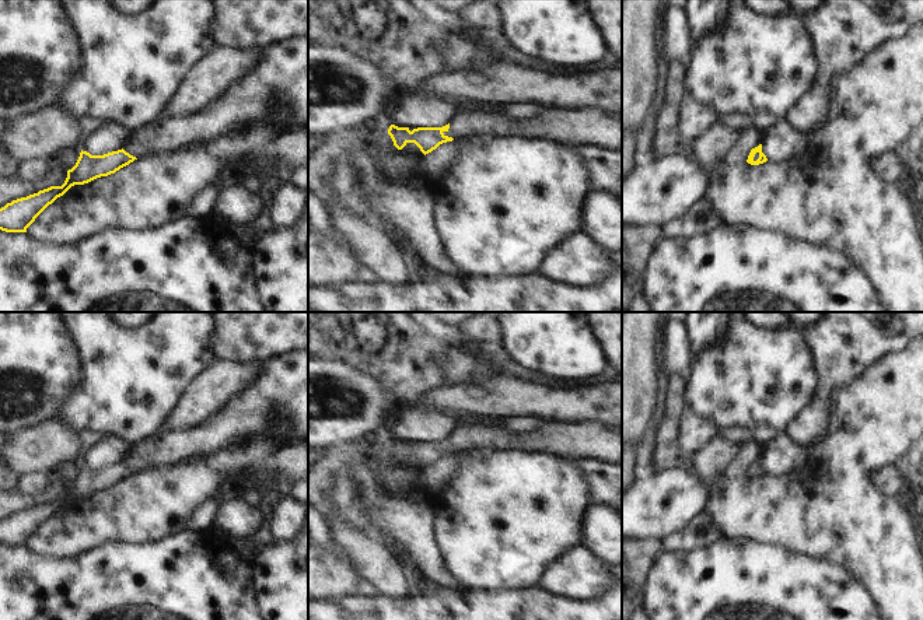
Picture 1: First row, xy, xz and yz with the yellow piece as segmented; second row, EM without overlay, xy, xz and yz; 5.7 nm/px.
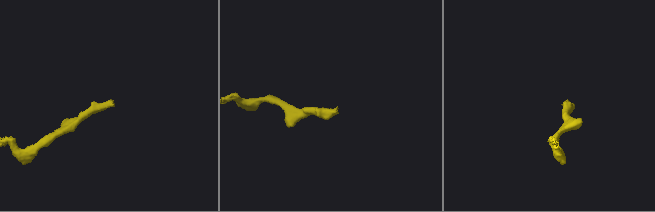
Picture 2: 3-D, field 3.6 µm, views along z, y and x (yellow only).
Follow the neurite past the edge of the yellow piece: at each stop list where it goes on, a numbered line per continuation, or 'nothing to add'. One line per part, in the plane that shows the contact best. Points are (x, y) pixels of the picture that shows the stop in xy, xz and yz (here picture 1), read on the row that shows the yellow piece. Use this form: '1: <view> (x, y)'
1: xz (590, 126)

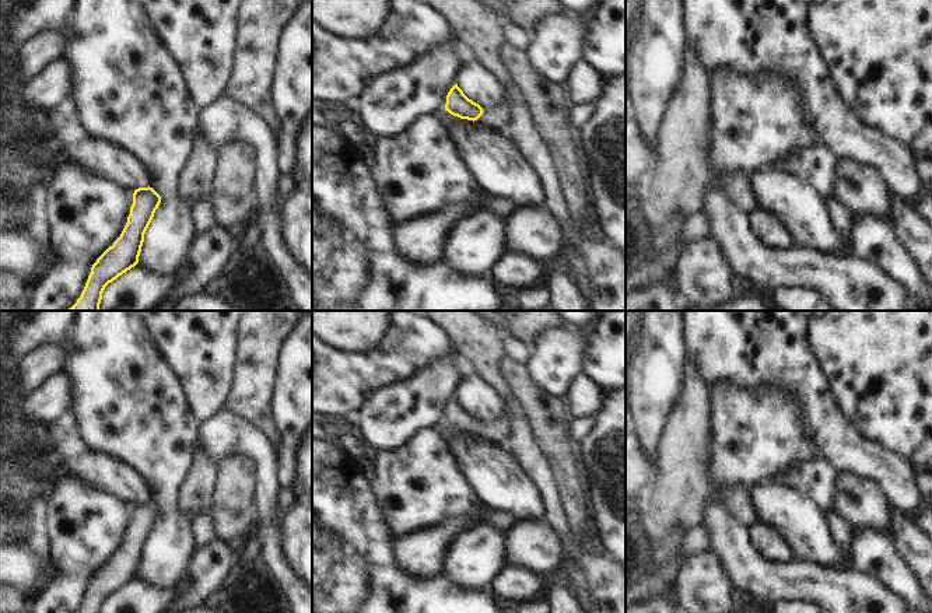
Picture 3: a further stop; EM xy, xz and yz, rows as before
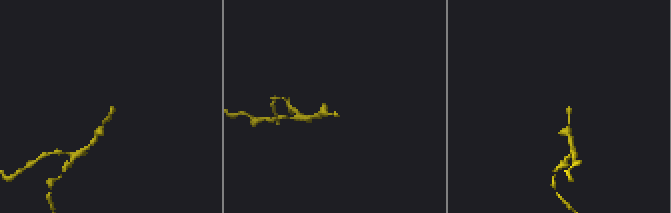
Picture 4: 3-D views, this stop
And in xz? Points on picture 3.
1: xz (498, 118)

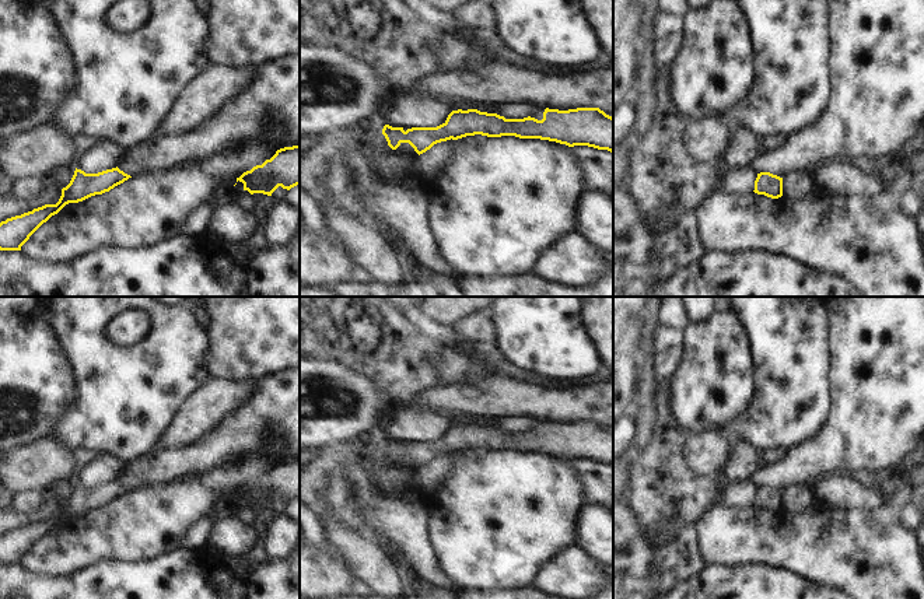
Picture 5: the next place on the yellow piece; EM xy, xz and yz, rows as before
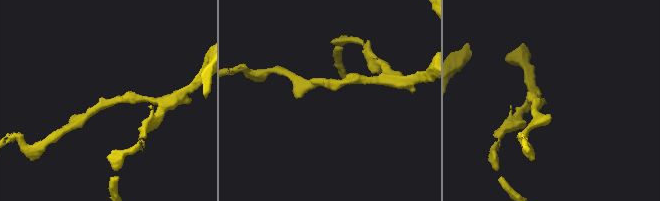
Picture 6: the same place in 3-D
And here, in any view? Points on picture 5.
nothing to add

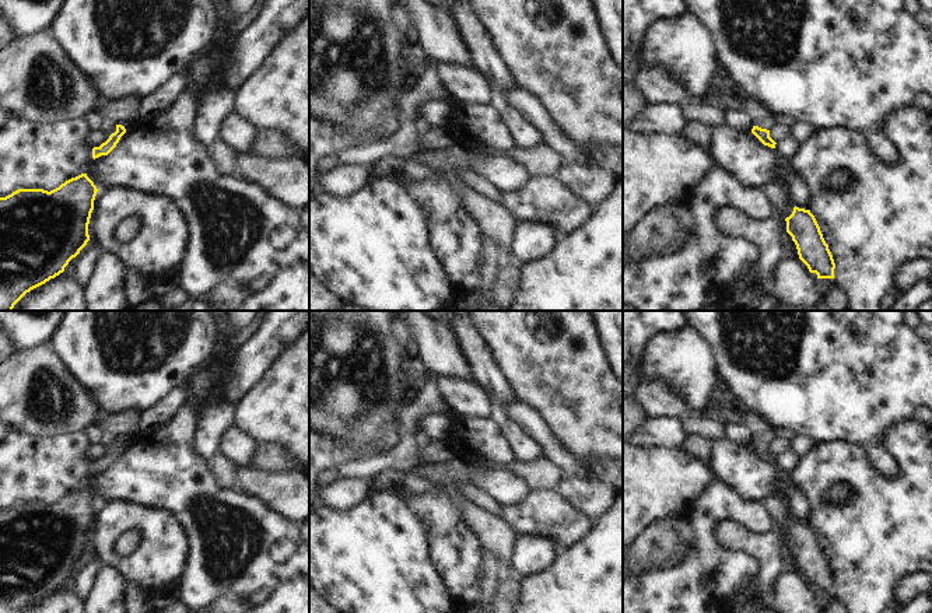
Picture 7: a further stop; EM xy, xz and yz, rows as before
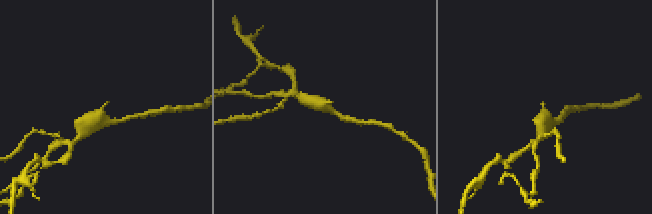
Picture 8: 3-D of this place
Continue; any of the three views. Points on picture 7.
1: yz (761, 116)

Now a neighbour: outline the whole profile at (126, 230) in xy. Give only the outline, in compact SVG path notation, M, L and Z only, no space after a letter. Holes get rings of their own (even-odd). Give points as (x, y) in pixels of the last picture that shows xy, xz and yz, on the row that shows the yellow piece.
M129 216L120 220L115 228L115 239L122 244L130 242L139 232L140 224L141 221L136 216Z

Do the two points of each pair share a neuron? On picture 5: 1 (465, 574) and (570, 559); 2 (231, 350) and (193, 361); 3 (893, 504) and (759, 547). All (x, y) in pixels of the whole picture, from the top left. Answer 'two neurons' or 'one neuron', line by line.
1: two neurons
2: two neurons
3: two neurons

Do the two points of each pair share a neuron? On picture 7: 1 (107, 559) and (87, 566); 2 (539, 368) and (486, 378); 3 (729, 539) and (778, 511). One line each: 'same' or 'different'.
1: different
2: different
3: same

